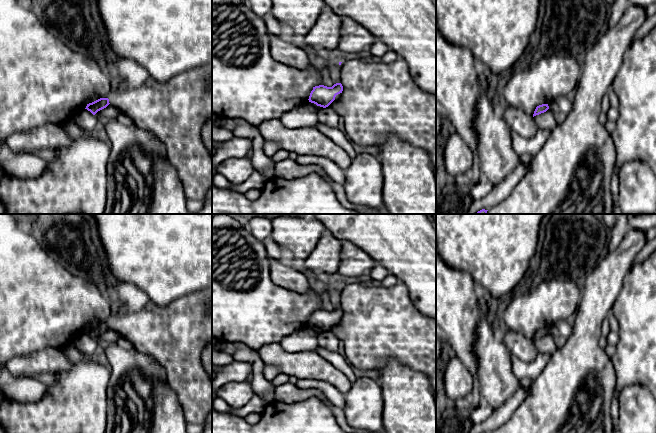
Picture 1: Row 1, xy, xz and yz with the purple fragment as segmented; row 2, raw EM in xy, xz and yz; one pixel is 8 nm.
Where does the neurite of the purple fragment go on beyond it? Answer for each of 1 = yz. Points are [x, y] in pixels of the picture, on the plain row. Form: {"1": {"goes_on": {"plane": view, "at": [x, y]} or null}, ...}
{"1": {"goes_on": null}}

